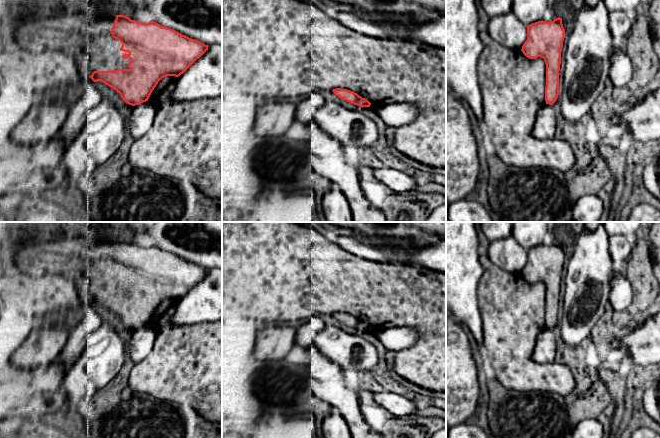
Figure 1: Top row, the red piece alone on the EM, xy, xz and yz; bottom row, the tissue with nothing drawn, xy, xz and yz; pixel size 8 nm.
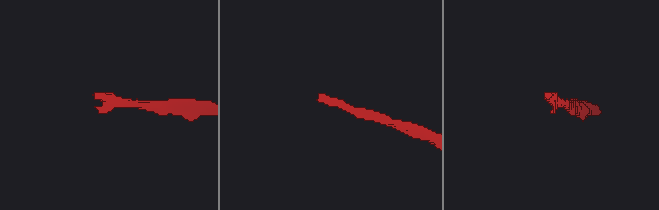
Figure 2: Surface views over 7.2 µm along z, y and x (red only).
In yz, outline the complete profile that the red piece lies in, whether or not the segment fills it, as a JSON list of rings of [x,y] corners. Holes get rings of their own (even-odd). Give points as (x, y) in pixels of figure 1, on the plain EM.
[[[562,242],[538,245],[527,250],[527,264],[521,275],[529,283],[541,281],[546,288],[546,328],[553,329],[559,319],[561,275],[565,262]]]

